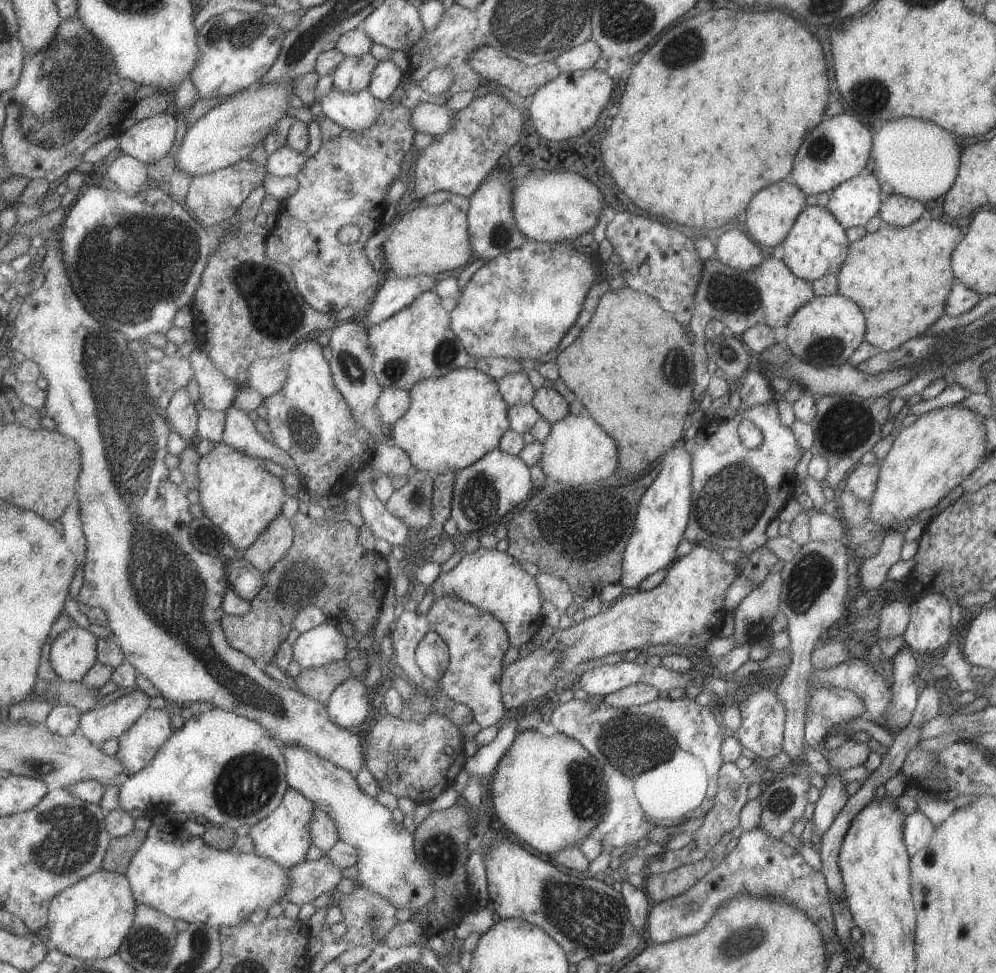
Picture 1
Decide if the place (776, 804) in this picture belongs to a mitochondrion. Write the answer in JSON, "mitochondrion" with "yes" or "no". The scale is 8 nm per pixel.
{"mitochondrion":"no"}

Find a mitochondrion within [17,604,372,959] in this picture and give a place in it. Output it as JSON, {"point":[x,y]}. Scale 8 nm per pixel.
{"point":[63,845]}

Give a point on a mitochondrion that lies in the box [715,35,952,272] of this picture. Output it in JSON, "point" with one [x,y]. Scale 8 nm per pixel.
{"point":[875,94]}

